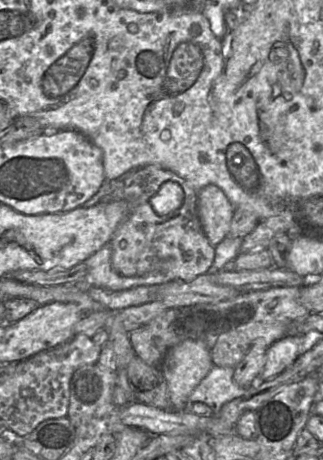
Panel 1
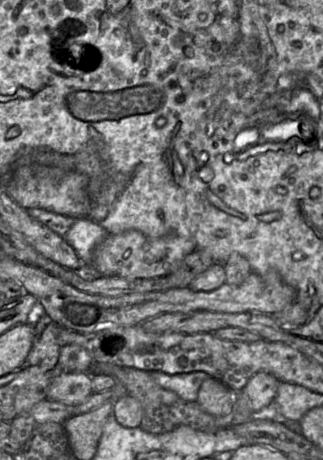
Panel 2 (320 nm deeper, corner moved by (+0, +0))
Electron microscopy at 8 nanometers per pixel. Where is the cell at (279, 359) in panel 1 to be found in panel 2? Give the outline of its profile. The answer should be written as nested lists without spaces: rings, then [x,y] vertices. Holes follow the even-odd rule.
[[[267,372],[252,376],[241,390],[248,398],[254,415],[268,411],[275,400],[280,381]]]

